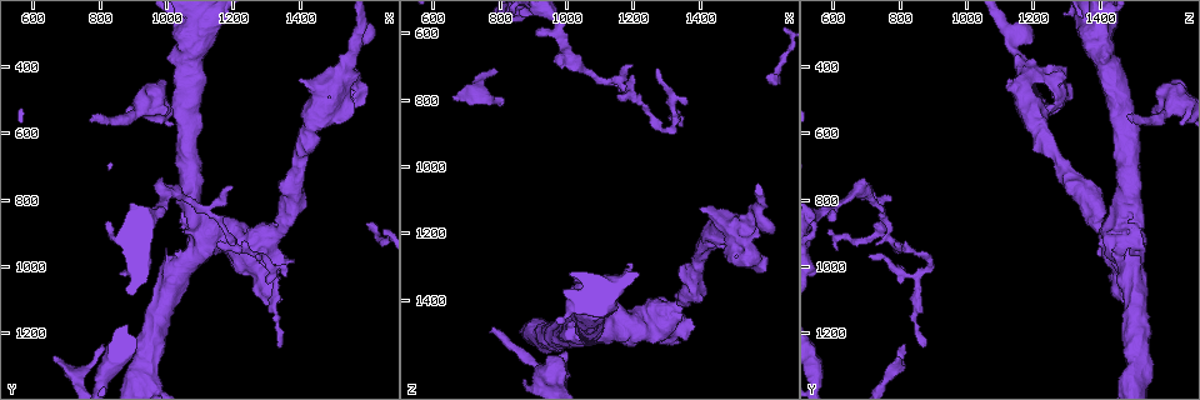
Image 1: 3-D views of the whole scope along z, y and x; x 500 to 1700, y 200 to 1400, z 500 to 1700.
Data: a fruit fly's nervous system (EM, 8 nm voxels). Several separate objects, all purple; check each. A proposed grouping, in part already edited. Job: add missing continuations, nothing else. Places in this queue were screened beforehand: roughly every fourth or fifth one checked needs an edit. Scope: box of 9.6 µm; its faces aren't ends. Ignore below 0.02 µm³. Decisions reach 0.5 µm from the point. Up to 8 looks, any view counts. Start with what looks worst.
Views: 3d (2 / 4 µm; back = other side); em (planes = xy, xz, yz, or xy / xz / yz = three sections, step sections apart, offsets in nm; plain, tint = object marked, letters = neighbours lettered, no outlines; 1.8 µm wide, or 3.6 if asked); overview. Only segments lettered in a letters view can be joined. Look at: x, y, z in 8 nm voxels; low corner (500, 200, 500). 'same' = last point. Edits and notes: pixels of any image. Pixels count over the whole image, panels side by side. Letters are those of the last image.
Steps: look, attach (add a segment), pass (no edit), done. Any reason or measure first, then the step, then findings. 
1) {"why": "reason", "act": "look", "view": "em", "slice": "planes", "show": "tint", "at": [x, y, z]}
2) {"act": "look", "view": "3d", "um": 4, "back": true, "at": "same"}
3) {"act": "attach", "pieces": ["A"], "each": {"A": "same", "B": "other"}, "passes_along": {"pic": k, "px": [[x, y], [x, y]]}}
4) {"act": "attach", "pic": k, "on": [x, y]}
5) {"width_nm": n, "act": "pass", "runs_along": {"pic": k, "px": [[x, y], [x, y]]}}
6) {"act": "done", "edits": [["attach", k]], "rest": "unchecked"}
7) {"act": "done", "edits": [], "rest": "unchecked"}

{"why": "thin end", "act": "look", "view": "em", "slice": "xy", "step": 8, "show": "letters", "at": [660, 1270, 790]}

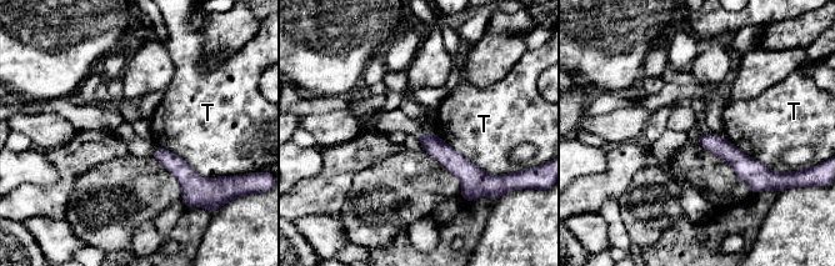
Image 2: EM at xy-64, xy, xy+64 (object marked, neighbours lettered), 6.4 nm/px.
{"act": "pass", "each": {"T": "other"}, "runs_along": {"pic": 2, "px": [[420, 135], [466, 176], [466, 189]]}, "found": "none of them fits"}

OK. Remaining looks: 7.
{"why": "an open end", "act": "look", "view": "em", "slice": "planes", "show": "letters", "at": [1270, 960, 710]}

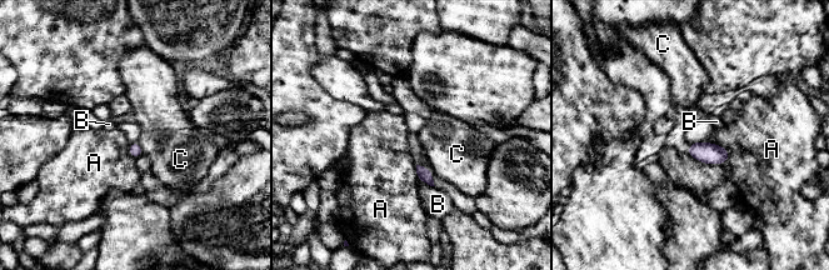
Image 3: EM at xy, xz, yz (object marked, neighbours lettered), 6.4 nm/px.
{"width_nm": 90, "act": "pass", "each": {"A": "other", "B": "other", "C": "other"}, "border": {"pic": 3, "px": [[685, 153], [704, 163], [729, 158]]}, "found": "none of them fits"}

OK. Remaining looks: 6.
{"why": "free end", "act": "look", "view": "em", "slice": "xz", "step": 8, "show": "letters", "at": [860, 580, 1640]}

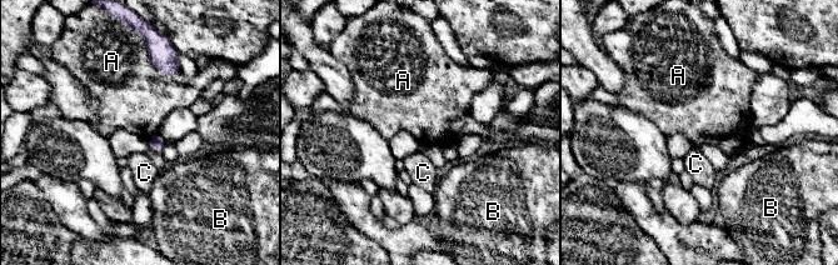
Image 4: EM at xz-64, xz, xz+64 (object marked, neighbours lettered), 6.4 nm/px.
{"act": "pass", "each": {"A": "other", "B": "other", "C": "other"}, "border": {"pic": 4, "px": [[146, 49], [158, 70], [180, 73]]}, "found": "no lettered segment goes on from it"}

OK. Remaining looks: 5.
{"act": "done", "edits": [], "rest": "unchecked"}

